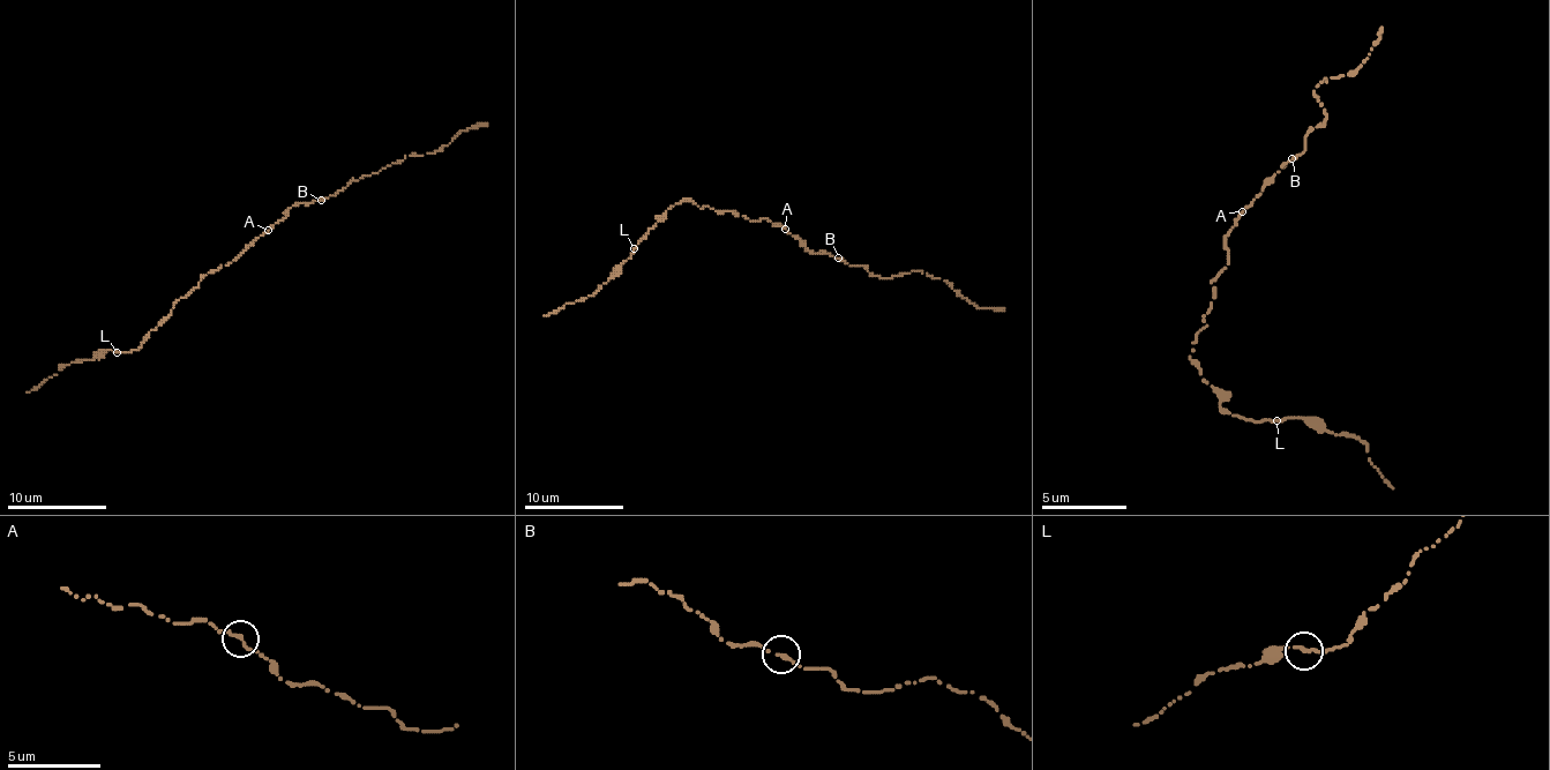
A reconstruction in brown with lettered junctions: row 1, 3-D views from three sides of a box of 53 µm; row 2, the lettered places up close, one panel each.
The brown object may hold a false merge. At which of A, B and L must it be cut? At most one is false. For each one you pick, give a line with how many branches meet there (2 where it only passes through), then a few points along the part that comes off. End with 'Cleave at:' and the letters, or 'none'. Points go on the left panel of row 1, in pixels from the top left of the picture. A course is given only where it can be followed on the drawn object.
Cleave at: none

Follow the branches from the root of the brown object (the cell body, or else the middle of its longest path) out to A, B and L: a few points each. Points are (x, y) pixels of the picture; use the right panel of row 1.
A: (1229, 249), (1225, 237), (1242, 211)
B: (1229, 249), (1225, 237), (1234, 229), (1234, 219), (1267, 181), (1293, 159)
L: (1229, 249), (1229, 262), (1212, 279), (1207, 327), (1195, 335), (1190, 360), (1234, 416), (1277, 420)

